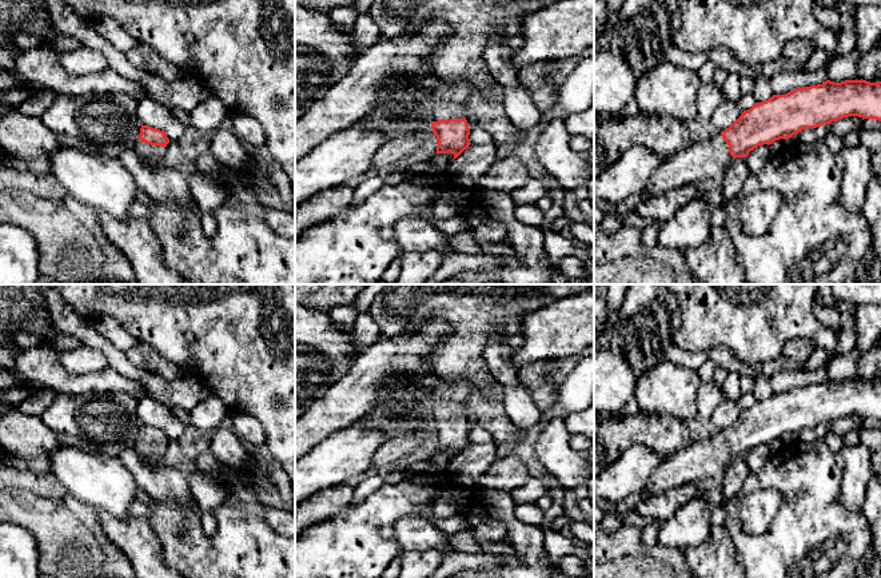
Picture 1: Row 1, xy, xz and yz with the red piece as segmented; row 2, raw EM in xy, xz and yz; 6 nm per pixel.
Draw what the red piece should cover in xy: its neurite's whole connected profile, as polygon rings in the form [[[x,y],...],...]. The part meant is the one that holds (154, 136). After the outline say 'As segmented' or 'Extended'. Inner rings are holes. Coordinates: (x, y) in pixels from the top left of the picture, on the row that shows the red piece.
[[[141,125],[139,139],[132,144],[132,148],[143,162],[154,166],[163,166],[168,143],[170,139],[166,132]]]. Extended

